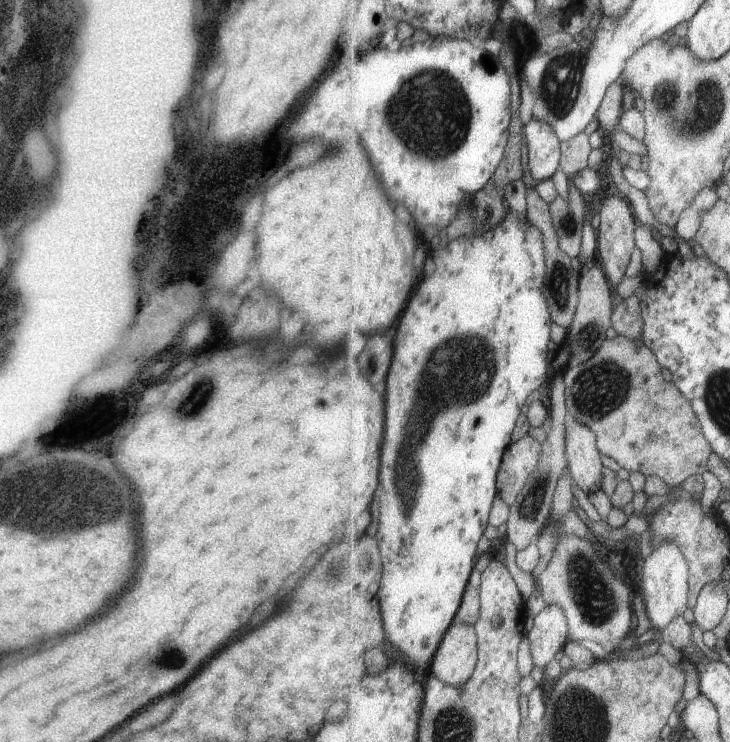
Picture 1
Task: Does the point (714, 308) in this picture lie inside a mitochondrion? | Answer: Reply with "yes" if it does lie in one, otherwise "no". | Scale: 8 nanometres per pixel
no

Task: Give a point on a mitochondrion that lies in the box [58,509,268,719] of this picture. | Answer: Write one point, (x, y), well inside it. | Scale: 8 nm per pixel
(166, 661)

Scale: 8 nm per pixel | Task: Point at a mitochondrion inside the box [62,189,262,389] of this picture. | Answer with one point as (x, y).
(113, 274)

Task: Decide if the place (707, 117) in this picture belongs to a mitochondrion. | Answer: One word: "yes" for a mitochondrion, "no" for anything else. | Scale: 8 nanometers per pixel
yes

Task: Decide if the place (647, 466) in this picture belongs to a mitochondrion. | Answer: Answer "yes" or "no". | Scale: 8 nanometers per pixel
no

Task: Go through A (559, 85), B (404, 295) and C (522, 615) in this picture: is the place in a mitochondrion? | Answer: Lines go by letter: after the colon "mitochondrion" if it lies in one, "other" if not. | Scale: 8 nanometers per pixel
A: mitochondrion
B: other
C: other

